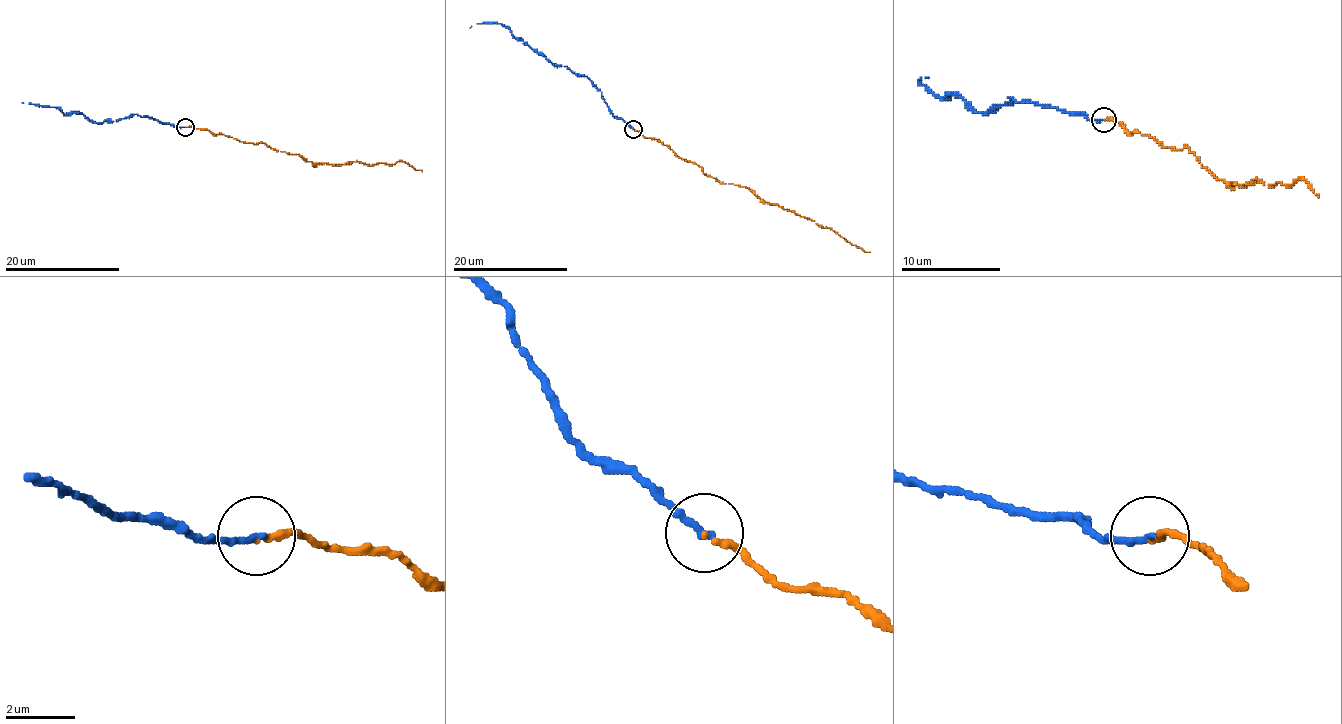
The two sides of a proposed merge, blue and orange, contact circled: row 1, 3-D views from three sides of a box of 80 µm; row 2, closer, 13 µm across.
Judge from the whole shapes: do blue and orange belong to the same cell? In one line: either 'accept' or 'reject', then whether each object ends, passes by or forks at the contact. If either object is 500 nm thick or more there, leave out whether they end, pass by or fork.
accept | blue ends | orange ends

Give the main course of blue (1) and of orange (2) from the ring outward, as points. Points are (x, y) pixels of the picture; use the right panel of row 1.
1: (1104, 120), (1013, 97), (978, 112), (963, 97), (940, 100), (921, 85), (928, 77)
2: (1104, 120), (1164, 147), (1186, 147), (1226, 182), (1258, 179), (1271, 187), (1303, 179), (1318, 197)

